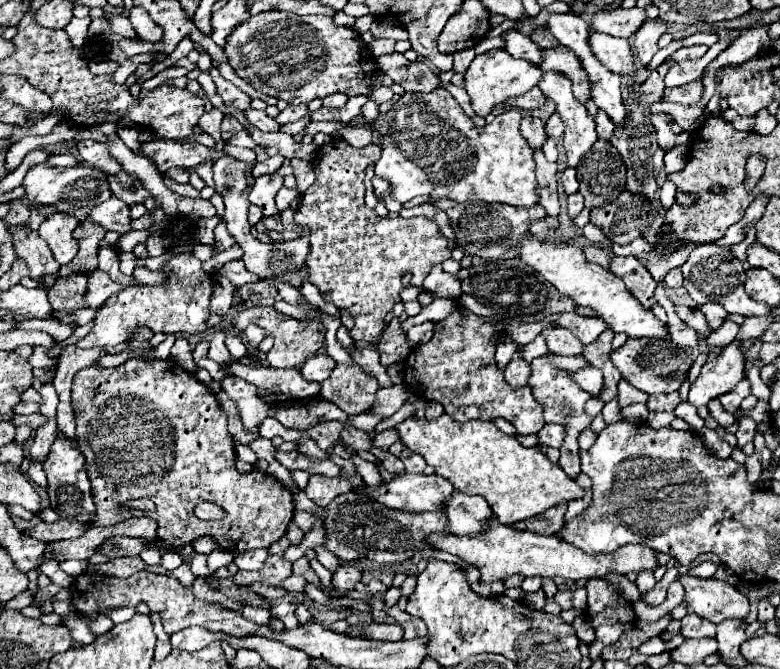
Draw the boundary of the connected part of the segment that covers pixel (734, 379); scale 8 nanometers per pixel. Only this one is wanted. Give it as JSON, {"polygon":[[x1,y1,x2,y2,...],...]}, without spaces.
{"polygon":[[734,340,720,354,710,356,702,366,700,376,688,392,688,402,694,406,706,406,712,398,718,398,730,392,742,378,744,372,744,354,740,350,740,340]]}

